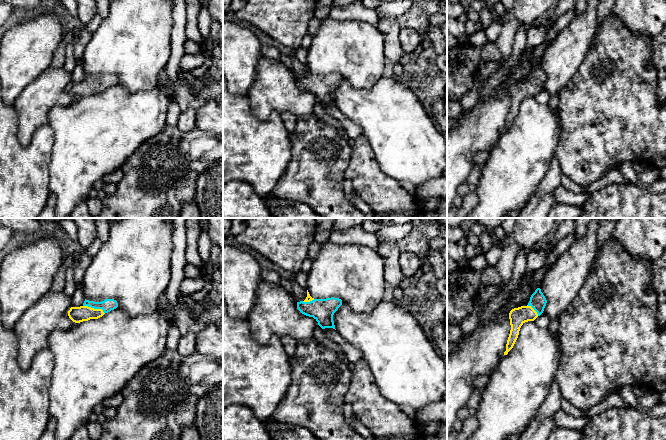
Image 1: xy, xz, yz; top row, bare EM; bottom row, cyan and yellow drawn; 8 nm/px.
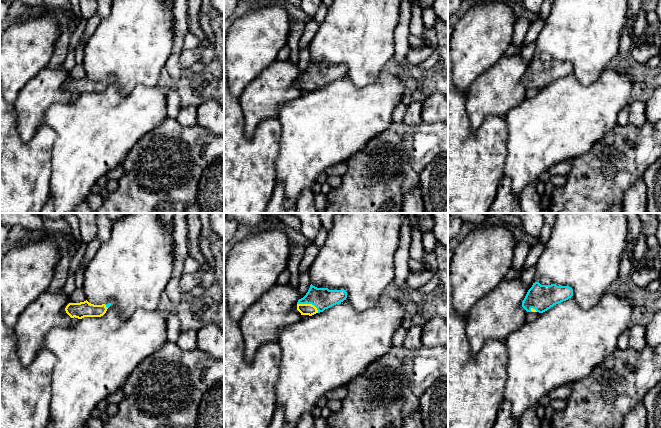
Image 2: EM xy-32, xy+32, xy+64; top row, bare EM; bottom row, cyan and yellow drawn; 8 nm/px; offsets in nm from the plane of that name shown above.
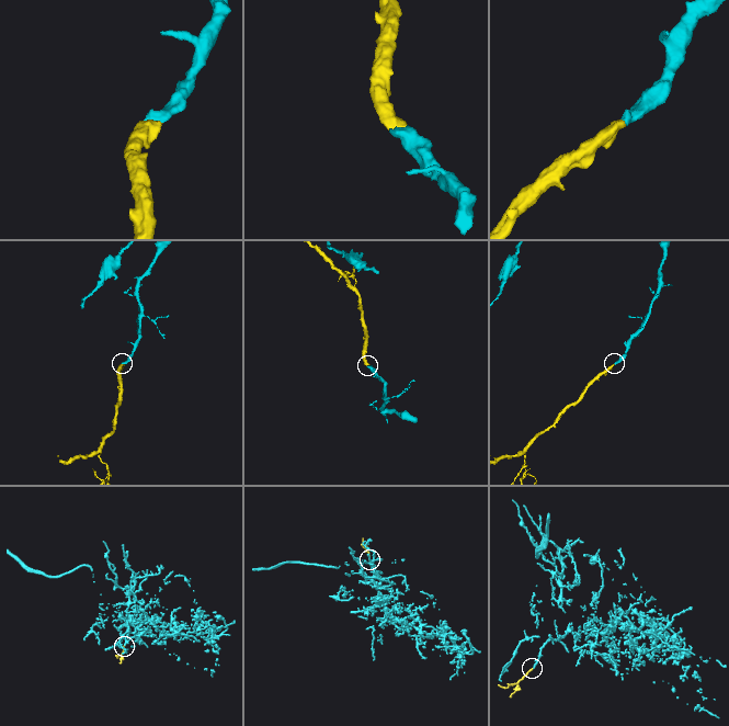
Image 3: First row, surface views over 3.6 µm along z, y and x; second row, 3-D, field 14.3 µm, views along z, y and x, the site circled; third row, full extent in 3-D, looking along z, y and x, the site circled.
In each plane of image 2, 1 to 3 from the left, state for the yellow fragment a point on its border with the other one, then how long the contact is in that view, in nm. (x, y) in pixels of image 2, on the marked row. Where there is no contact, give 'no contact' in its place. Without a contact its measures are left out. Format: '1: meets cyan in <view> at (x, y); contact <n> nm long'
1: meets cyan in xy-32 at (106, 306); contact 50 nm long
2: meets cyan in xy+32 at (309, 303); contact 190 nm long
3: meets cyan in xy+64 at (534, 308); contact 70 nm long

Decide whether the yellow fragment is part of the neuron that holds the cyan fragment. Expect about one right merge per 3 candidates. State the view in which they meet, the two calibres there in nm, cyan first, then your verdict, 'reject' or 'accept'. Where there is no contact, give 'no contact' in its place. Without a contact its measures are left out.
xy | 100/130 nm | accept

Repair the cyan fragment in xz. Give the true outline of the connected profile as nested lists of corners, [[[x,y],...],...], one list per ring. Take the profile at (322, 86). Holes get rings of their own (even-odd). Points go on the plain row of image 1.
[[[307,66],[307,73],[304,77],[297,78],[298,86],[309,93],[313,93],[322,104],[335,105],[333,91],[342,81],[339,74],[314,75]]]

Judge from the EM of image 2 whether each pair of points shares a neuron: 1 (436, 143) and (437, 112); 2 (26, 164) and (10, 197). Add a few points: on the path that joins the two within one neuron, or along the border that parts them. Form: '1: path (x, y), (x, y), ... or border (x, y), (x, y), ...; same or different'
1: border (422, 121), (437, 123); different
2: path (18, 172), (10, 180), (10, 189); same

